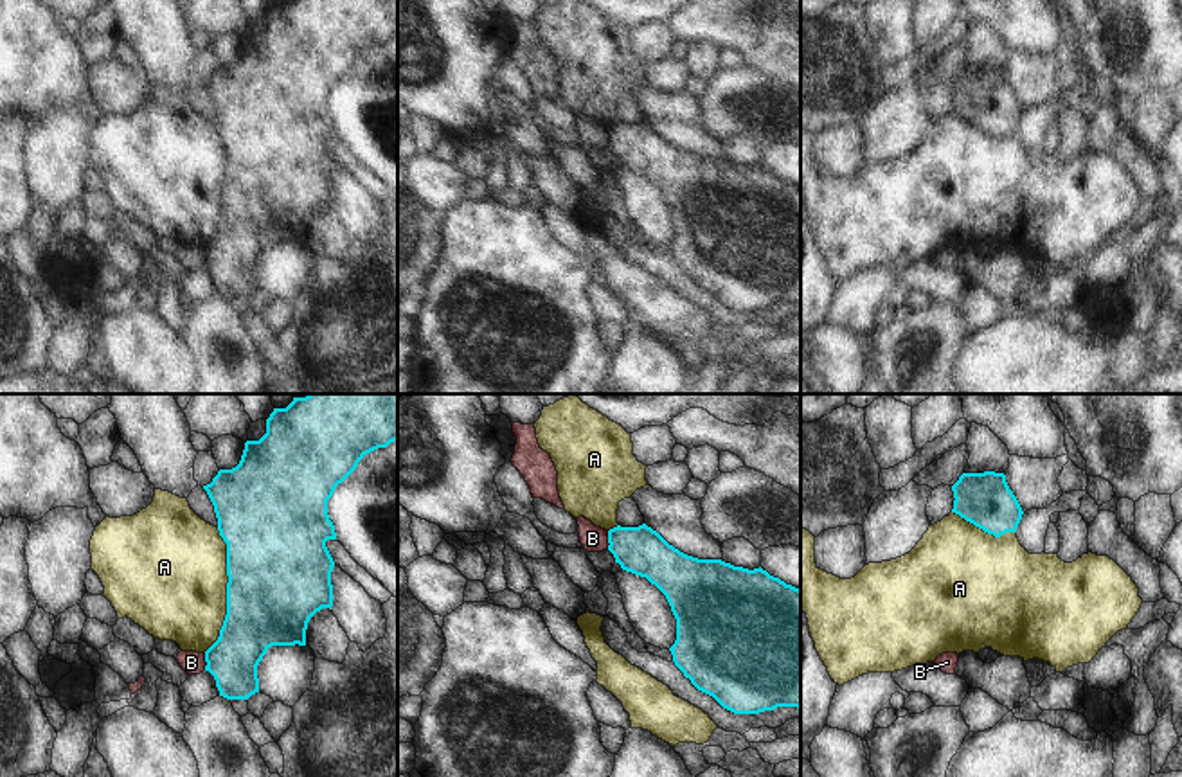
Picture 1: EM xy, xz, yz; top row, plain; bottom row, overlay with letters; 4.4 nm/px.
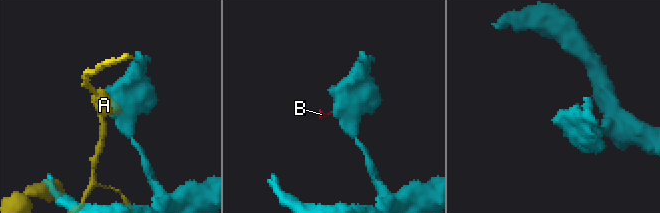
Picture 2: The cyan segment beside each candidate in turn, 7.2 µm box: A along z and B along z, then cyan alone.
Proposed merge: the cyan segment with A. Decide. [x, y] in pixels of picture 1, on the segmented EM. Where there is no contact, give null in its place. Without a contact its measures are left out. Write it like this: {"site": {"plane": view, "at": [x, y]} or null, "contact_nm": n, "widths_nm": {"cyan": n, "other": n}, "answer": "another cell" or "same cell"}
{"site": {"plane": "xy", "at": [227, 590]}, "contact_nm": 550, "widths_nm": {"cyan": 460, "other": 480}, "answer": "another cell"}

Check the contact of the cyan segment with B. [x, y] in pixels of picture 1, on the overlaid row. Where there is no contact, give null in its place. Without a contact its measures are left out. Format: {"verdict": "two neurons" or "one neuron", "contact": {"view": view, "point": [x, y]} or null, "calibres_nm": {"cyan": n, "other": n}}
{"verdict": "two neurons", "contact": {"view": "xy", "point": [205, 660]}, "calibres_nm": {"cyan": 240, "other": 100}}

